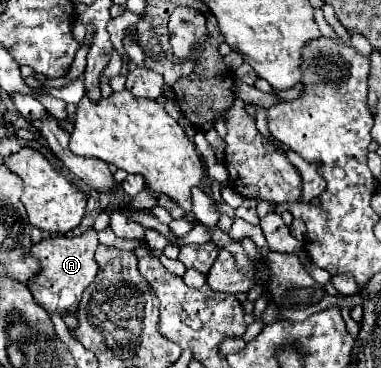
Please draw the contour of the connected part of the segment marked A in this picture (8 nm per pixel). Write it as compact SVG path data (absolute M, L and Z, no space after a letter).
M89 229L81 235L59 235L59 237L51 237L51 239L43 239L39 243L35 243L31 247L33 255L43 263L41 271L35 279L29 281L29 291L33 293L35 301L47 311L47 313L59 313L59 315L67 315L67 313L75 313L79 303L81 303L81 295L83 291L93 283L99 265L95 261L95 249L97 249L99 241L97 241L97 231Z

